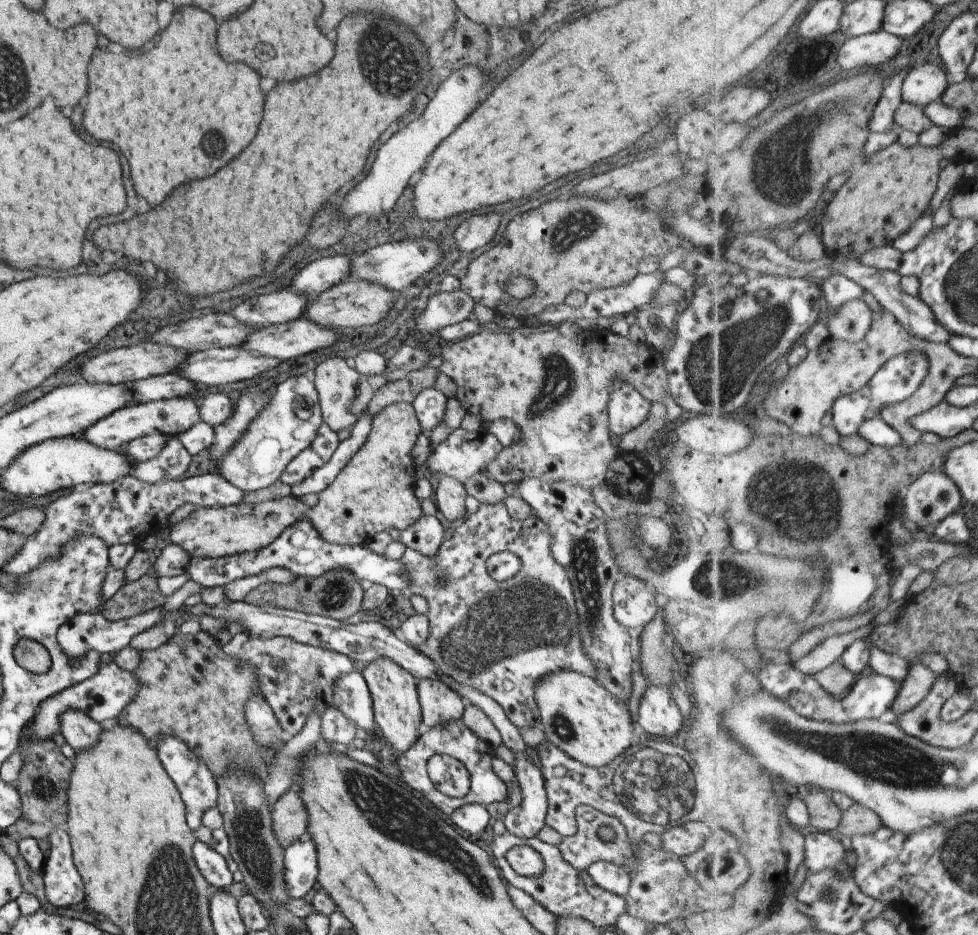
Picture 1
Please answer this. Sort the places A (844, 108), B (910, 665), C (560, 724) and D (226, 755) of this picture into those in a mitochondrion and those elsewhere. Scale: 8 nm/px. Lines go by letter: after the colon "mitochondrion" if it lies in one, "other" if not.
A: mitochondrion
B: other
C: mitochondrion
D: mitochondrion

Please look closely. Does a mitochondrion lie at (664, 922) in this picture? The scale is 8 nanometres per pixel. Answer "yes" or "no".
no

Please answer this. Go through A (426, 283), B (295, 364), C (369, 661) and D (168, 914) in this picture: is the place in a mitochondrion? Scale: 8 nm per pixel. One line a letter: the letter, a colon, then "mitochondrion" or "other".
A: other
B: other
C: other
D: mitochondrion

